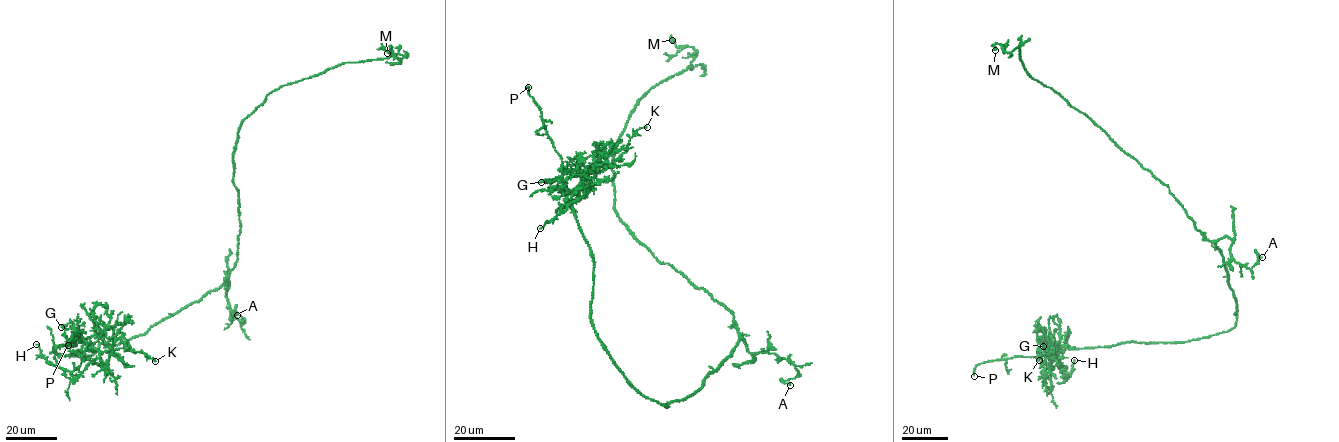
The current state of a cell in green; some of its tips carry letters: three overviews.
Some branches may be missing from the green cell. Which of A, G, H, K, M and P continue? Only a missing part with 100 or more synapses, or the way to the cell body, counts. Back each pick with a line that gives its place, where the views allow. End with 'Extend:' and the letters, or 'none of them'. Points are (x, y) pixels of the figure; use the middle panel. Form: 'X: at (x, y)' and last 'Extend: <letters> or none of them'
P: at (528, 87)
Extend: P

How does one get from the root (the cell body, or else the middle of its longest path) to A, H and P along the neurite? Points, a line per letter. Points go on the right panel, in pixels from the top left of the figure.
A: (1222, 254), (1215, 242), (1227, 236), (1234, 261), (1250, 269), (1257, 254), (1262, 257)
H: (1222, 254), (1236, 304), (1234, 326), (1185, 342), (1061, 346), (1064, 379), (1069, 376), (1074, 360)
P: (1222, 254), (1236, 304), (1235, 325), (1227, 331), (1185, 342), (1057, 346), (1049, 355), (980, 363), (974, 376)

